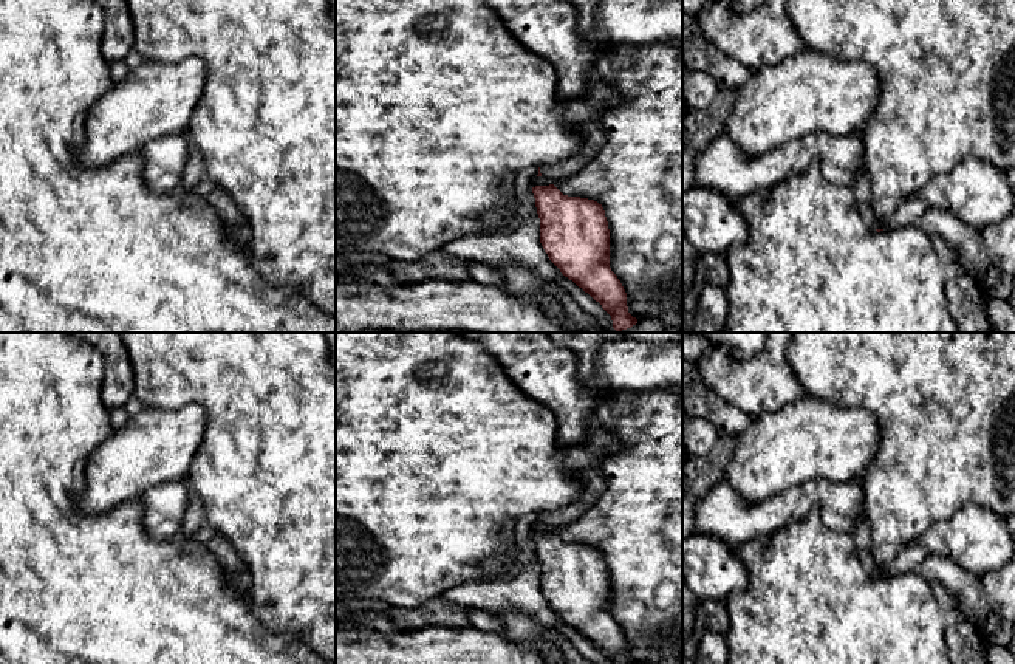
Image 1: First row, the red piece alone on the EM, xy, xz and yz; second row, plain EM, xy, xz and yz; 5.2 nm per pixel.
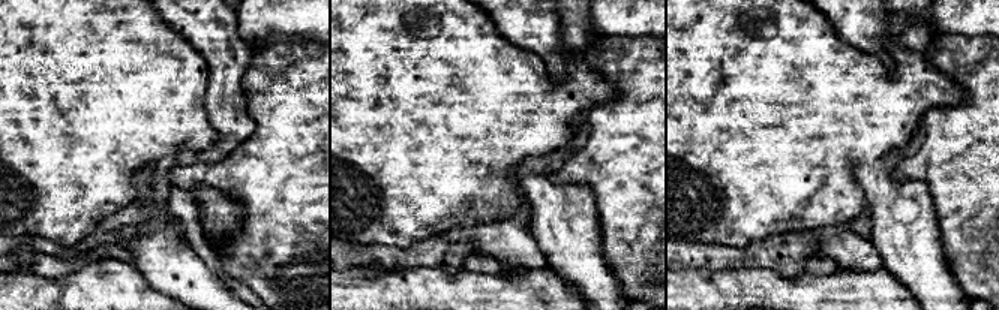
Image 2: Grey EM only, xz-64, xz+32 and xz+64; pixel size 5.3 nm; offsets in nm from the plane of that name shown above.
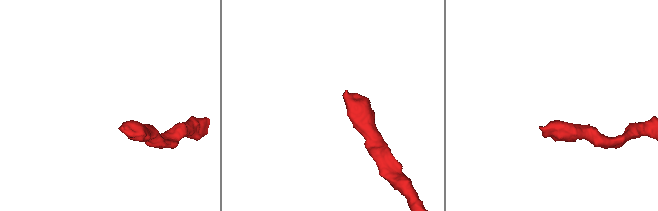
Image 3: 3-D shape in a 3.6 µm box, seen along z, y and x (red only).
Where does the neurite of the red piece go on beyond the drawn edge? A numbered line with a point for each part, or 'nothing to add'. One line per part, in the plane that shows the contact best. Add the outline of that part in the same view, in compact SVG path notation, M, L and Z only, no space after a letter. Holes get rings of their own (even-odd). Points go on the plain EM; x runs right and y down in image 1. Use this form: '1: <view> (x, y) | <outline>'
1: xz (593, 485) | M590 467L579 474L579 481L582 486L582 495L571 505L554 511L542 512L540 520L551 529L568 526L582 517L603 494L605 480L597 471L597 467Z

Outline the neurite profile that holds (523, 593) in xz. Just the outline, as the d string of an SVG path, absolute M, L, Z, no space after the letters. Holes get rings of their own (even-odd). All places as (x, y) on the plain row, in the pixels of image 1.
M534 565L515 577L490 579L477 584L466 584L441 594L464 607L475 607L490 613L515 608L526 613L548 627L554 627L557 618L540 590L540 565Z

